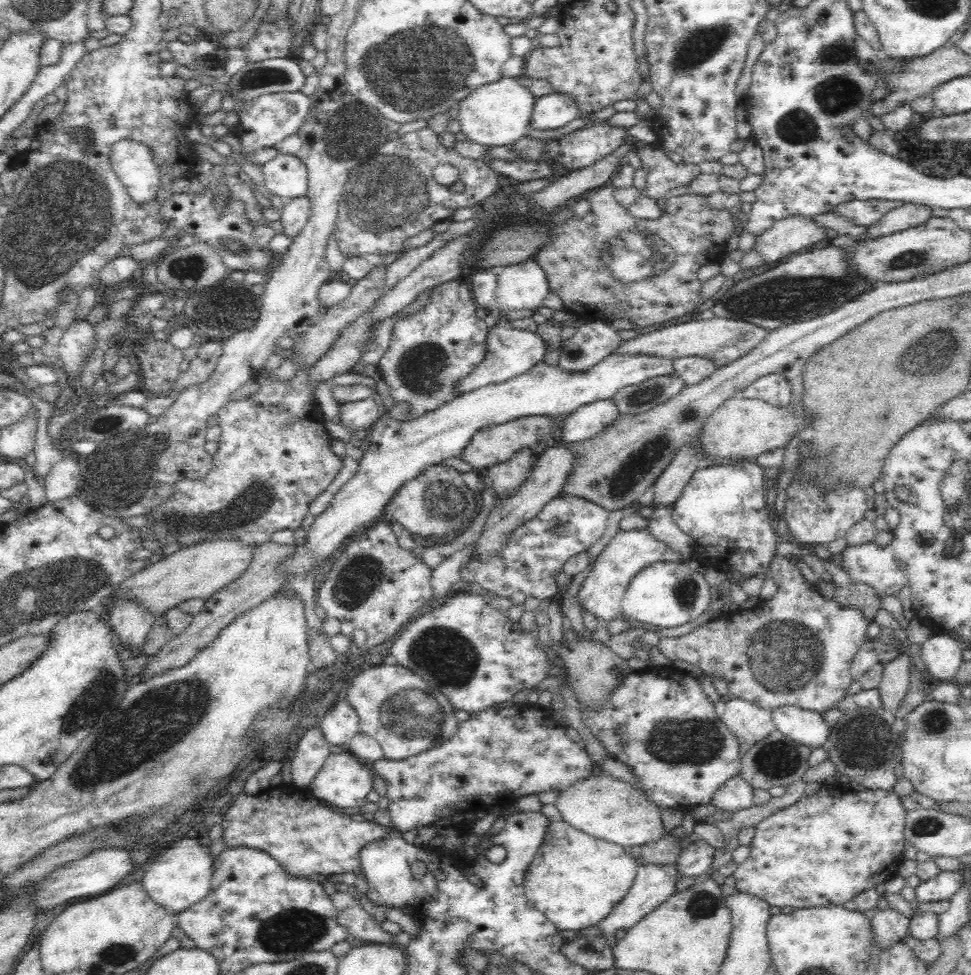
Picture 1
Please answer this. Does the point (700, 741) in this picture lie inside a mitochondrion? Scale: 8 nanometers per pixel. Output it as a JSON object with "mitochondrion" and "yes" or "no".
{"mitochondrion":"yes"}

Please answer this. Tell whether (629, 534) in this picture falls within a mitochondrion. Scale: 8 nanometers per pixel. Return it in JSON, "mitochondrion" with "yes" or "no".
{"mitochondrion":"no"}

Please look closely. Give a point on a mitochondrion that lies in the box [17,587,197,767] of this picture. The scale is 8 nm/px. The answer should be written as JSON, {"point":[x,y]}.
{"point":[101,695]}

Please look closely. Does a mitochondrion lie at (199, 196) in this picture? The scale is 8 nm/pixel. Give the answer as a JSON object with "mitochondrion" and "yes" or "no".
{"mitochondrion":"no"}

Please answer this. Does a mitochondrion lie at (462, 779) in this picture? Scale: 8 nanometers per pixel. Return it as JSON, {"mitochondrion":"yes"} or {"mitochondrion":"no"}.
{"mitochondrion":"no"}

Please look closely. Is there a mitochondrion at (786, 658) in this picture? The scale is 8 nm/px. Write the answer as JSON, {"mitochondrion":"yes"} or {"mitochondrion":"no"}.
{"mitochondrion":"yes"}

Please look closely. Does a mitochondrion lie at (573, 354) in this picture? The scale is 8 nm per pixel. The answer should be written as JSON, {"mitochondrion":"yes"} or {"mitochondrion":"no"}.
{"mitochondrion":"no"}

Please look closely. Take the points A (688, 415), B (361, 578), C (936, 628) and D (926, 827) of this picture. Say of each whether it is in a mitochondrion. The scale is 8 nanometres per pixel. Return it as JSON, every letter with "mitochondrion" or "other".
{"A":"mitochondrion","B":"mitochondrion","C":"other","D":"mitochondrion"}

